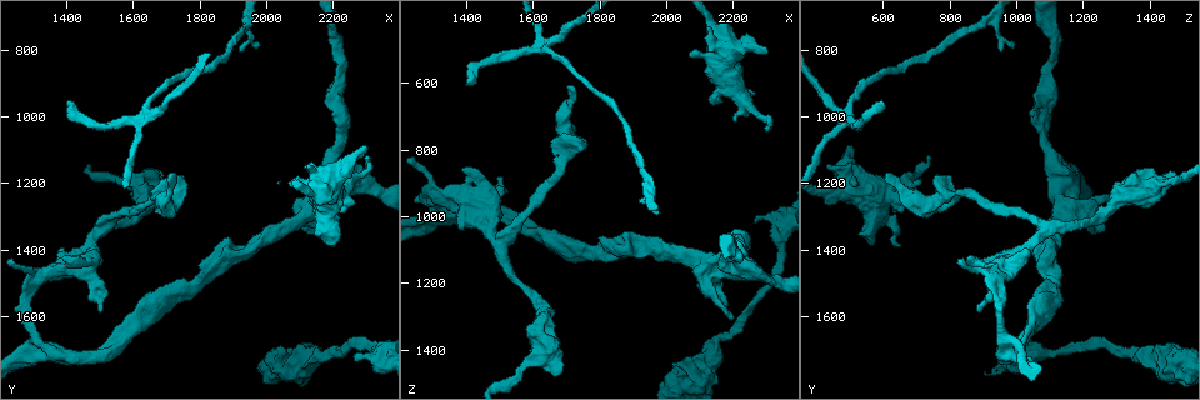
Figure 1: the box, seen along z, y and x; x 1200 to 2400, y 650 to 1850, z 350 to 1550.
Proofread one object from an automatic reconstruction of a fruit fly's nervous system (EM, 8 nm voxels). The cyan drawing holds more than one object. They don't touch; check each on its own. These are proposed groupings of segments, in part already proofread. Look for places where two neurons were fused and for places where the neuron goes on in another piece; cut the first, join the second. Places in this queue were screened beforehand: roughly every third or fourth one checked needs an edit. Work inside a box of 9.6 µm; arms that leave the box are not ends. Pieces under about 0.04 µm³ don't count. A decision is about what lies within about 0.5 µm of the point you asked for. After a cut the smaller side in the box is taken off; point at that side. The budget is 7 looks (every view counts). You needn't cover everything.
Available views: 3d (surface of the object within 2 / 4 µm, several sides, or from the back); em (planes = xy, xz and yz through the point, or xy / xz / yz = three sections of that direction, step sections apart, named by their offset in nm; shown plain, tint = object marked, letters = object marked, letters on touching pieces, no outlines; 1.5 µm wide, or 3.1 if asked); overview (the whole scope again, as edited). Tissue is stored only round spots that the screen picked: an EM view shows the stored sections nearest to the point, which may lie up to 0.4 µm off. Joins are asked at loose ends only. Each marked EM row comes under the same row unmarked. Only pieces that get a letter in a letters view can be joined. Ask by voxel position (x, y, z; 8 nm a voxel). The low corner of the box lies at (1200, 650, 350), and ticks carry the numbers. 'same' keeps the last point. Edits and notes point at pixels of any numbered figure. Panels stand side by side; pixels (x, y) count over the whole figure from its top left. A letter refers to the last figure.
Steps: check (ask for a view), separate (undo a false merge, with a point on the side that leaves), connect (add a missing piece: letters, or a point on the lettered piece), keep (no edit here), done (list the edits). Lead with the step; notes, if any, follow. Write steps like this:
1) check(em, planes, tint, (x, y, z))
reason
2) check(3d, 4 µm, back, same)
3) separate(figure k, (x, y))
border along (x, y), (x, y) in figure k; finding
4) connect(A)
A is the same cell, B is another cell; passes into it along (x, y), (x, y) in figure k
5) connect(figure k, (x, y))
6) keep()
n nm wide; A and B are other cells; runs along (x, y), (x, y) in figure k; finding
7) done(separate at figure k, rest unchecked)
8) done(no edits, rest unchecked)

check(em, xy, step 4, tint, (1400, 970, 600))
branch stops here

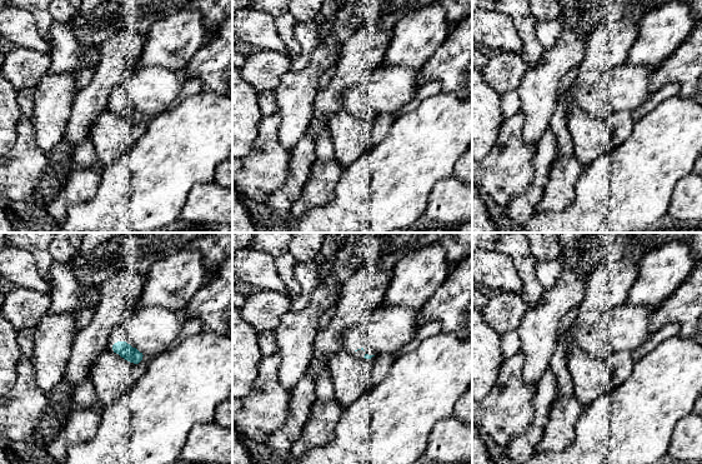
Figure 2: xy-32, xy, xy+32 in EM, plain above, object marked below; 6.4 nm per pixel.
check(em, planes, letters, same)

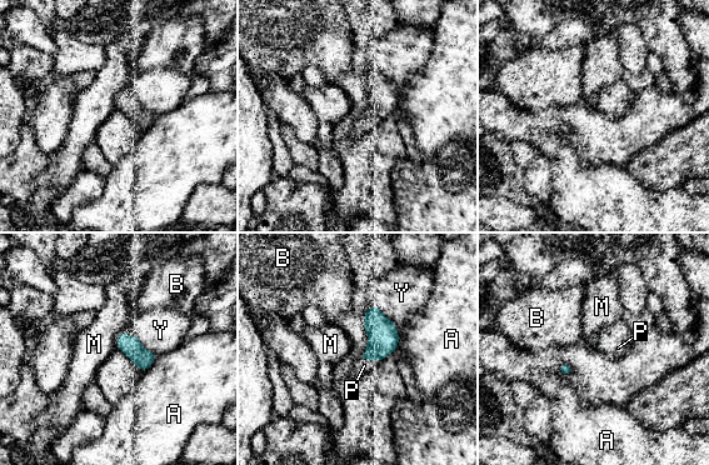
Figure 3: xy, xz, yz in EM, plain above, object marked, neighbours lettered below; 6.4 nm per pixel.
connect(P)
P is the same cell, A, B, M and Y are other cells; it goes on there

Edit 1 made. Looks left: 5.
check(3d, 4 µm, (1610, 1200, 1370))
thick turns thin

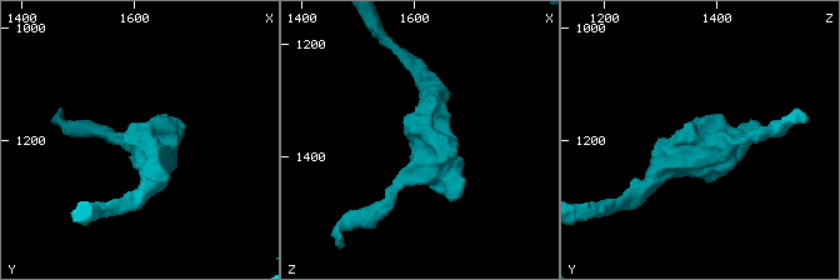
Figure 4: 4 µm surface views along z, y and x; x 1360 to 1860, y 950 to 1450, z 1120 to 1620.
check(em, planes, letters, (1615, 1200, 1365))

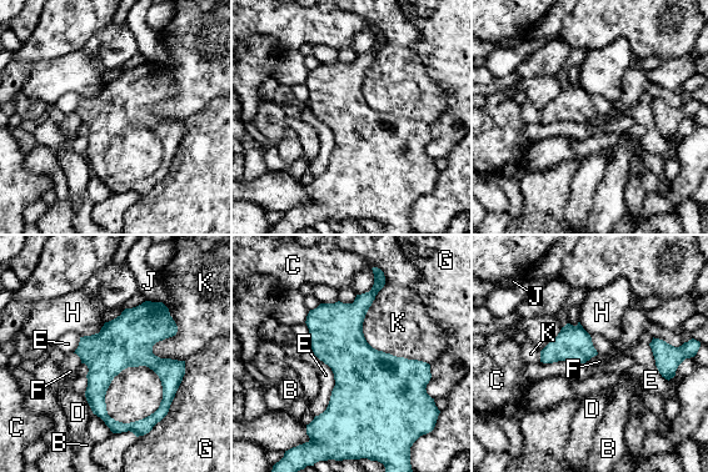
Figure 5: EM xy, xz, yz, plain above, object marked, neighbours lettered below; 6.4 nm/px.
keep()
B, C, D, E, F, G, H, J and K are other cells; border along (105, 322), (98, 332), (80, 337) in figure 5; one neuron here

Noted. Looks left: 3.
check(3d, 2 µm, (2310, 1130, 740))
an open end

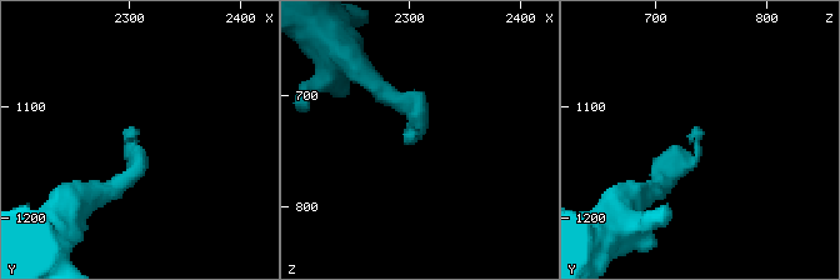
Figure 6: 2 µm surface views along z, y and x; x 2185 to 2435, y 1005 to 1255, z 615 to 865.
check(em, 3.1 µm, planes, tint, (2306, 1128, 744))

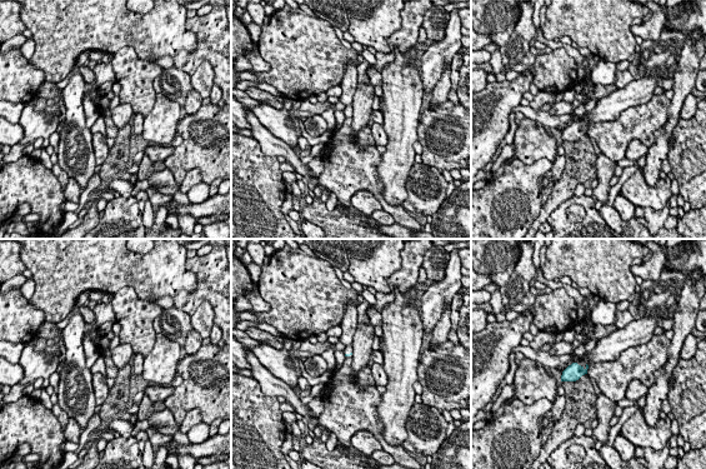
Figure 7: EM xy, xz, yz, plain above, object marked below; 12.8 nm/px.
check(em, 3.1 µm, planes, letters, same)
what lies round it

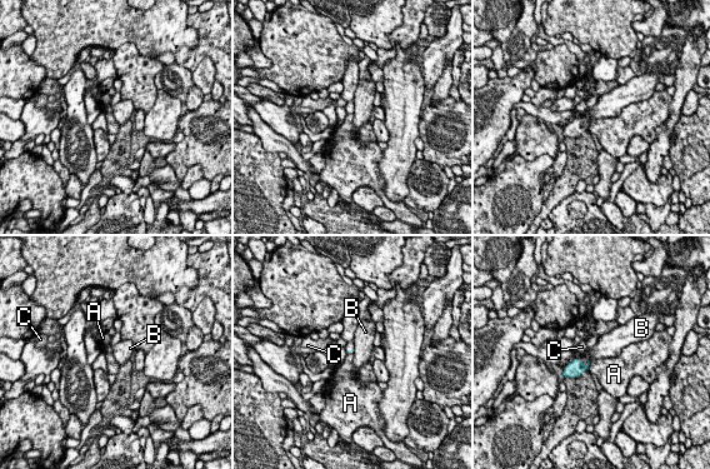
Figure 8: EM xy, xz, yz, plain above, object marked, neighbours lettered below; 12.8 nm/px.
keep()
A, B and C are other cells; border along (590, 362), (588, 369) in figure 8; none of them fits

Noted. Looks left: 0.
done(connect at figure 3, rest unchecked)

